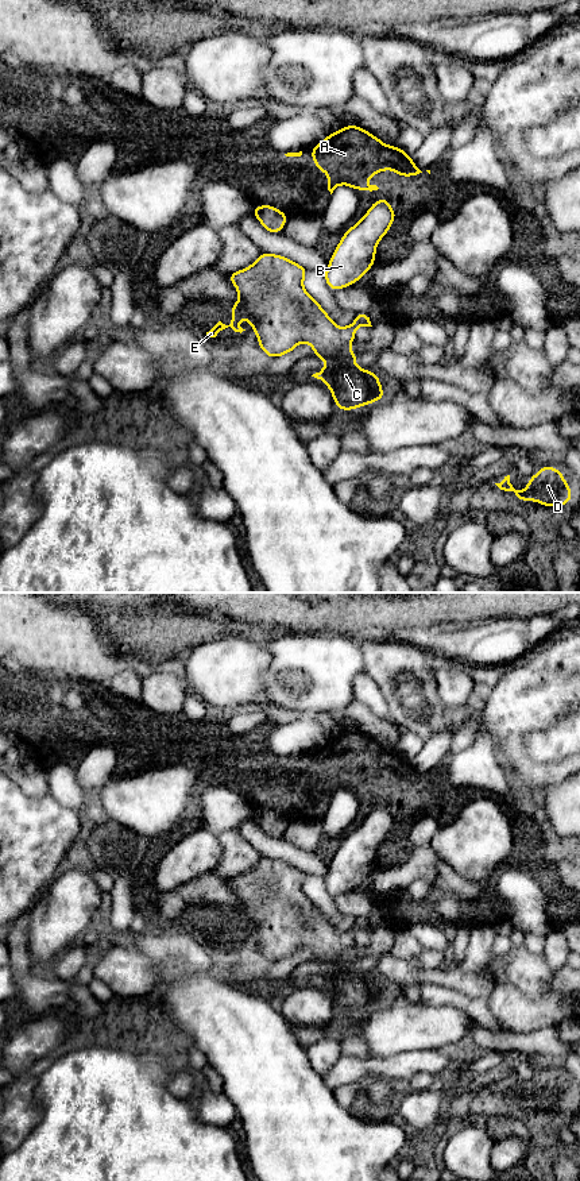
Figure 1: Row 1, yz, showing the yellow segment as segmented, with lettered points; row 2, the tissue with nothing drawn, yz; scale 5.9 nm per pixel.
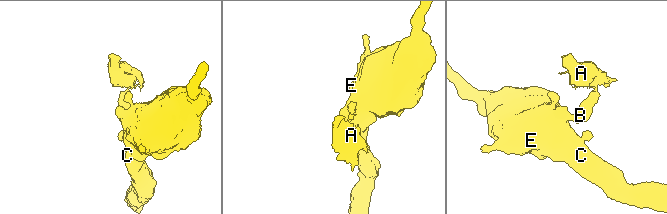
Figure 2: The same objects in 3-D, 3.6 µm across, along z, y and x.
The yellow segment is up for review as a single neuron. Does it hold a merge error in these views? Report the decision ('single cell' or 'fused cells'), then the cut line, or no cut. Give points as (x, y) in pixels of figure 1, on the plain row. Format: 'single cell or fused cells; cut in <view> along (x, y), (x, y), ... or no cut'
fused cells; cut in yz along (372, 809), (382, 807), (389, 811)

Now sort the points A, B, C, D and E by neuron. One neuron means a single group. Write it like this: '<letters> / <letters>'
A / B C D E

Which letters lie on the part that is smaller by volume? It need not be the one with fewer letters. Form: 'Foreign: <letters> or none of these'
Foreign: A

